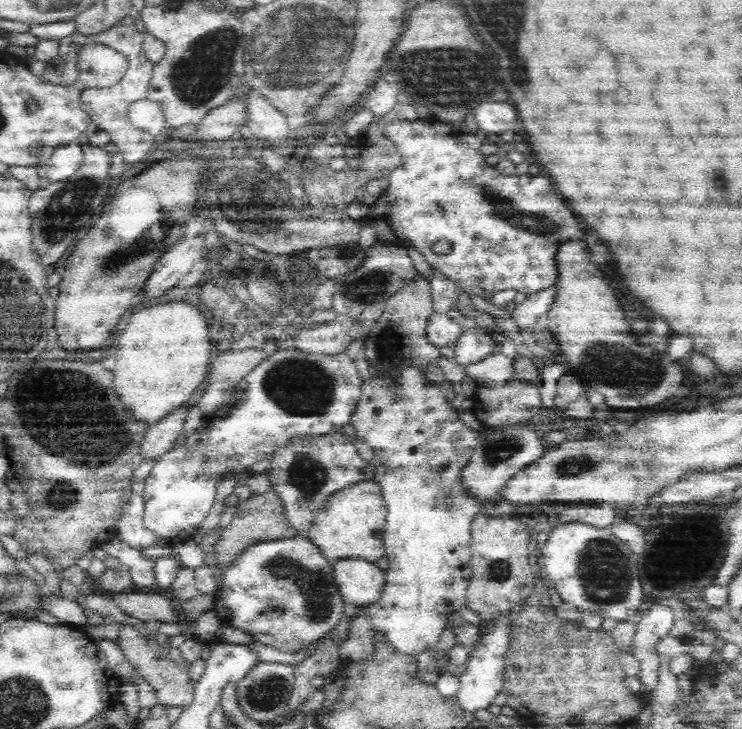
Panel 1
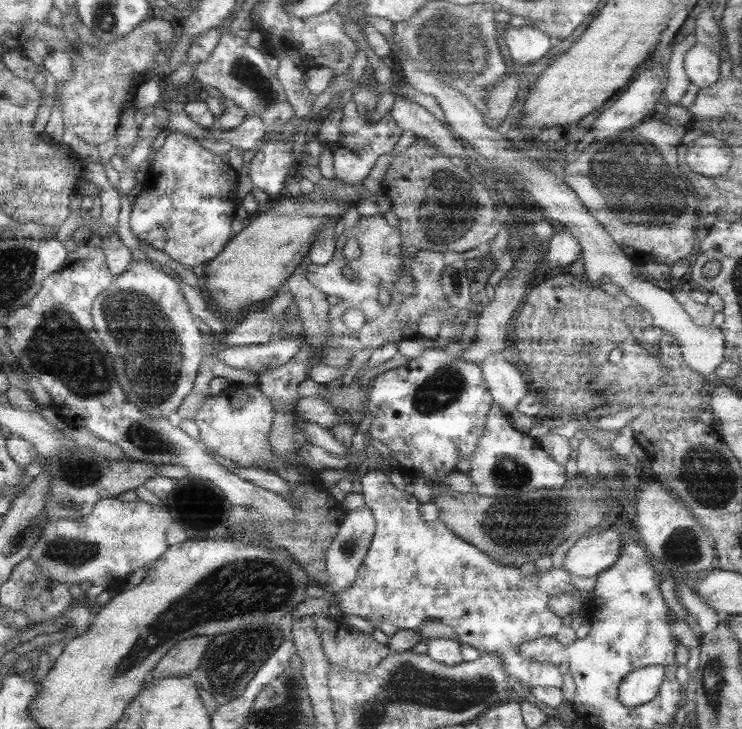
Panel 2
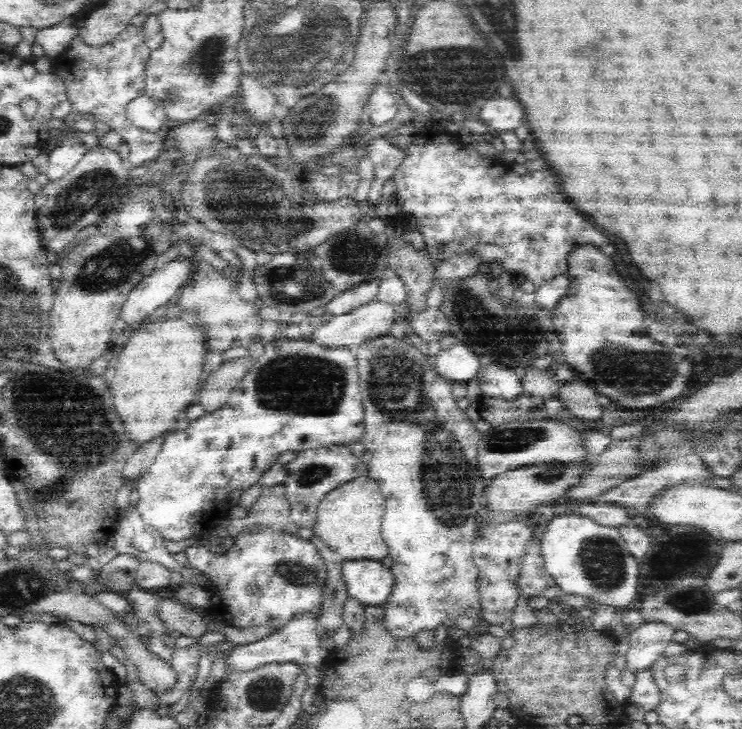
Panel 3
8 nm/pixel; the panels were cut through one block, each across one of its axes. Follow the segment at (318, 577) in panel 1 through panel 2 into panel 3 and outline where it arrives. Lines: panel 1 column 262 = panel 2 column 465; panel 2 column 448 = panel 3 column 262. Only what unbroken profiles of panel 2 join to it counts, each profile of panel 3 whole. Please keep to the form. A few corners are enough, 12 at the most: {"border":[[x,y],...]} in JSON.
{"border":[[250,529],[219,554],[205,613],[271,634],[312,614],[327,568],[311,540]]}

